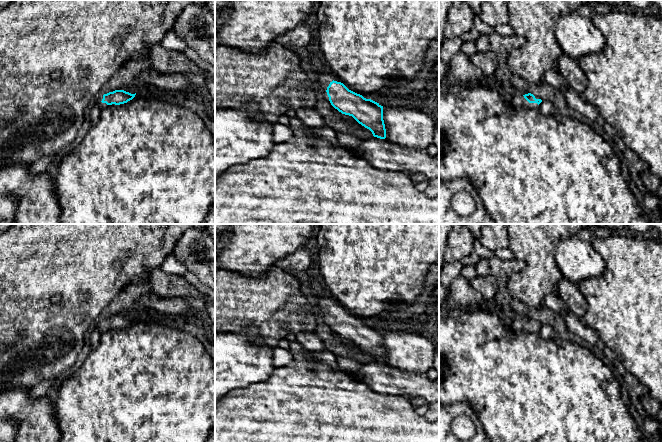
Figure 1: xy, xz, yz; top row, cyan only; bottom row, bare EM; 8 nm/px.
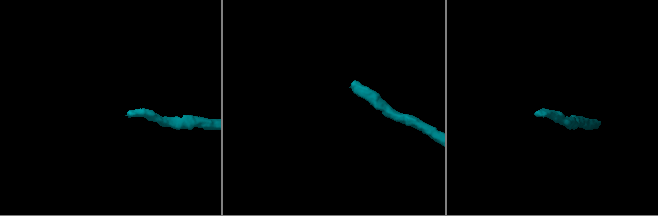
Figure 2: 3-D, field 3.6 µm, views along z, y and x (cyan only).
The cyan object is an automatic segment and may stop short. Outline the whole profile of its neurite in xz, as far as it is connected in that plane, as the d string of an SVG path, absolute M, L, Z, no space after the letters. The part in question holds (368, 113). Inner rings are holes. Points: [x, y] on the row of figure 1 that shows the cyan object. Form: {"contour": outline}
{"contour": "M319 73L318 82L321 84L324 98L329 100L335 109L342 114L352 116L359 124L369 129L374 137L380 139L386 138L386 129L383 120L383 106L349 90L343 83L335 81L331 74Z"}

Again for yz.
{"contour": "M531 93L525 95L516 95L513 99L509 102L509 105L513 108L523 107L523 108L536 108L542 100L534 96Z"}

